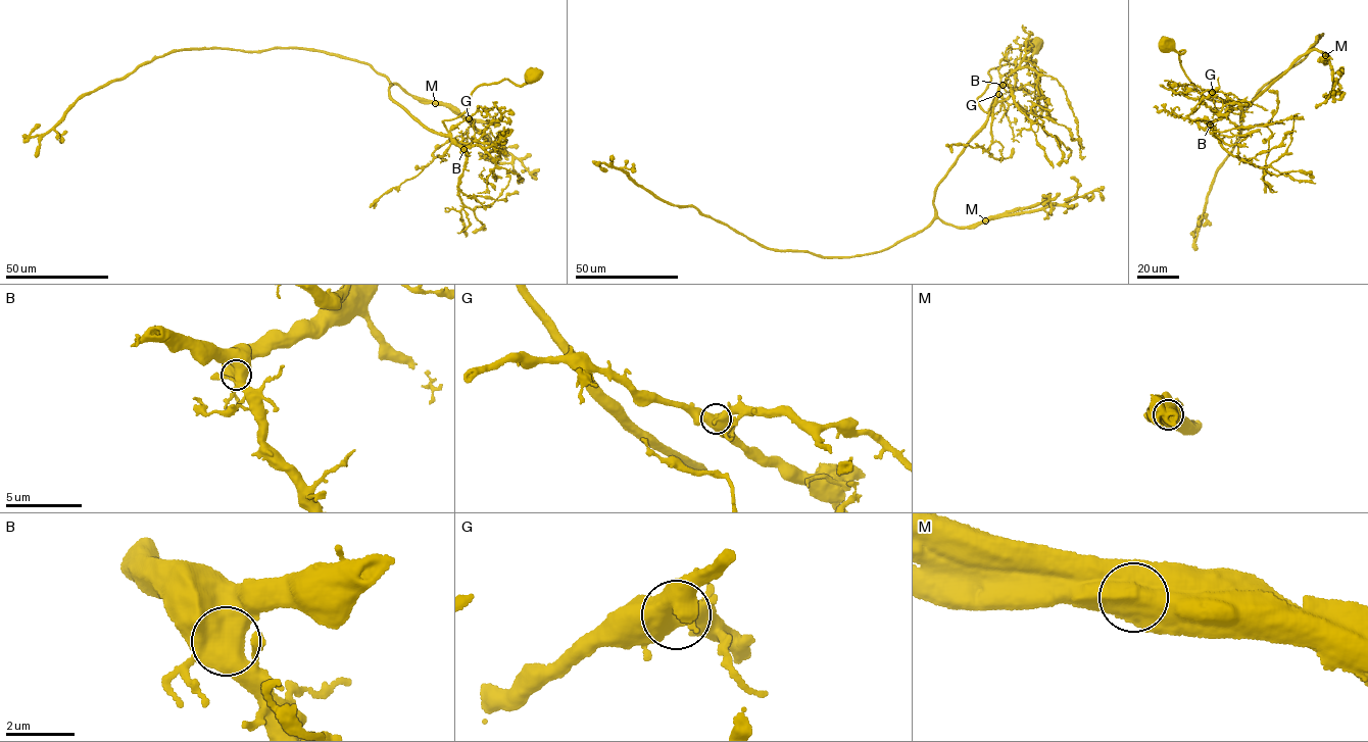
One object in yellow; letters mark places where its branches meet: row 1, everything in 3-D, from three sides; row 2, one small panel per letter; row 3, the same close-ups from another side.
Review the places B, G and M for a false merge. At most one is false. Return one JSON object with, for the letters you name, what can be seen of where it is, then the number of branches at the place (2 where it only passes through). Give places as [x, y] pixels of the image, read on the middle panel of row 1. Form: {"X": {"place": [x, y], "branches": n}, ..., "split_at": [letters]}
{"M": {"place": [985, 220], "branches": 3}, "split_at": ["M"]}

